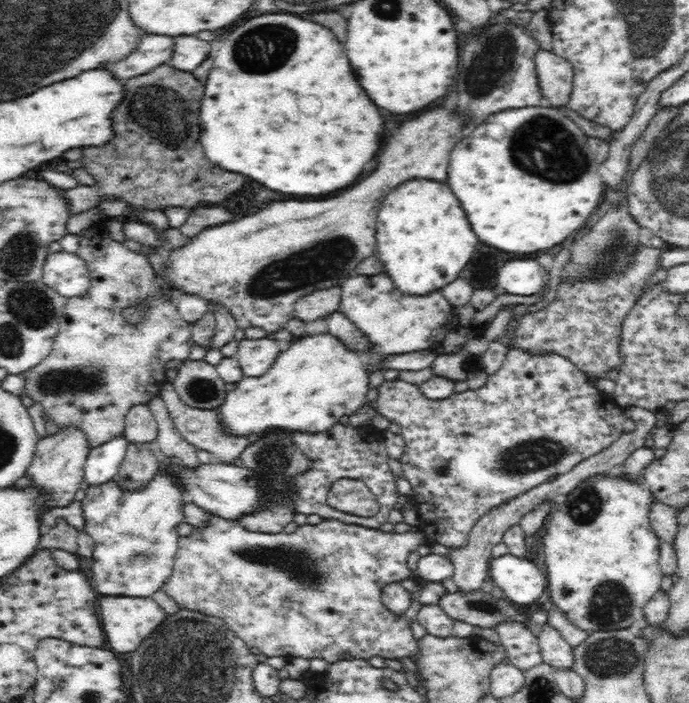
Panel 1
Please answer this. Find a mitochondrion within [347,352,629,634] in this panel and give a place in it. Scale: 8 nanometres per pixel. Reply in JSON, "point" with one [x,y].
{"point":[533,455]}

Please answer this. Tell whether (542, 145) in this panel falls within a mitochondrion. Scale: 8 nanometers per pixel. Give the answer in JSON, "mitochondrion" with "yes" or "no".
{"mitochondrion":"yes"}

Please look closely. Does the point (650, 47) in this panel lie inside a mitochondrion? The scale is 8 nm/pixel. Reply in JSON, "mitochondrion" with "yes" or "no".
{"mitochondrion":"yes"}

